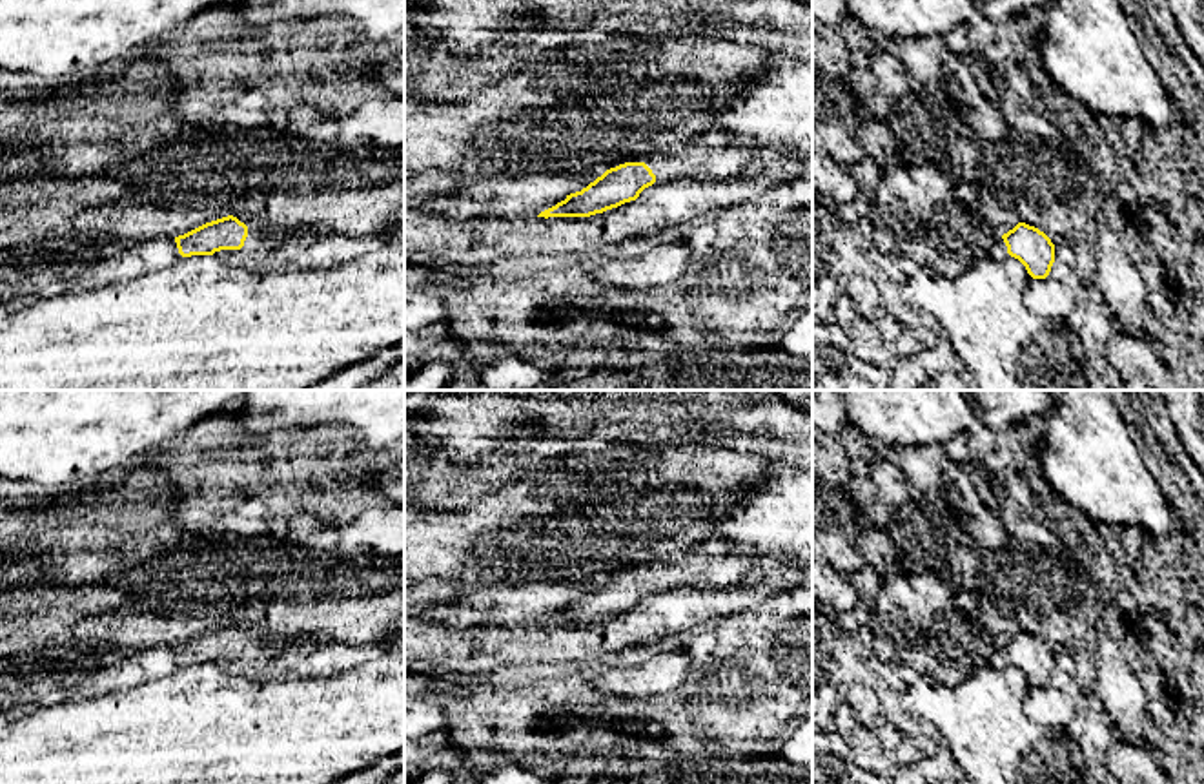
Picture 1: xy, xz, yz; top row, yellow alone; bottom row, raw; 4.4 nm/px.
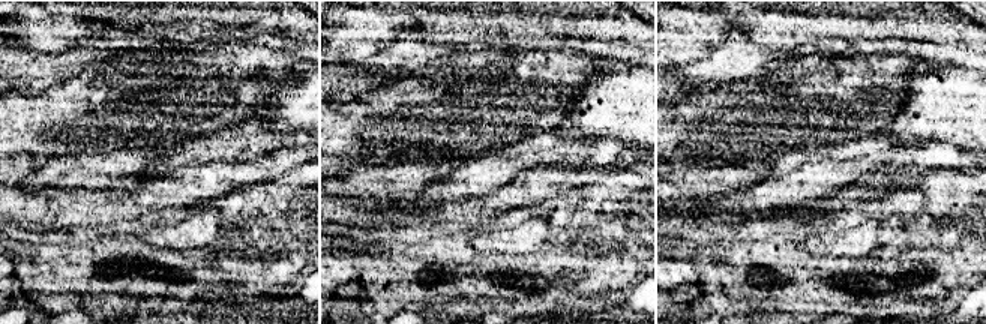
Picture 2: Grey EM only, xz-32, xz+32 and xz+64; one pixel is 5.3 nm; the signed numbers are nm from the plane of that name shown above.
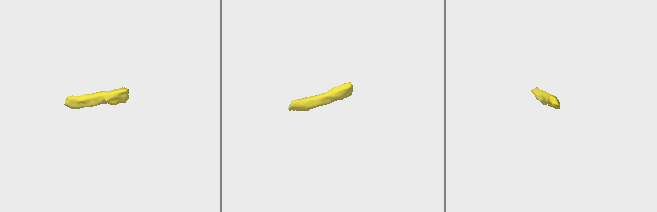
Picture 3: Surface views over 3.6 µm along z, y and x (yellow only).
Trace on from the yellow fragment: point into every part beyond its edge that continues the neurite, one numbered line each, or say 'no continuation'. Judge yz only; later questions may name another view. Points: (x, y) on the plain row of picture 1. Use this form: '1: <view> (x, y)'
1: yz (999, 659)

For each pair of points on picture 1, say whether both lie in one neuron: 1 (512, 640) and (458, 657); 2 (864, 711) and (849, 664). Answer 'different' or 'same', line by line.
1: same
2: same

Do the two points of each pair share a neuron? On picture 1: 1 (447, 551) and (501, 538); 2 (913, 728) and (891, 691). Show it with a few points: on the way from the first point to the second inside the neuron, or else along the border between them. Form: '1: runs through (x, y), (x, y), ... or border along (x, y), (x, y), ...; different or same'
1: runs through (459, 544), (489, 542); same
2: runs through (904, 722), (891, 710), (891, 701); same

